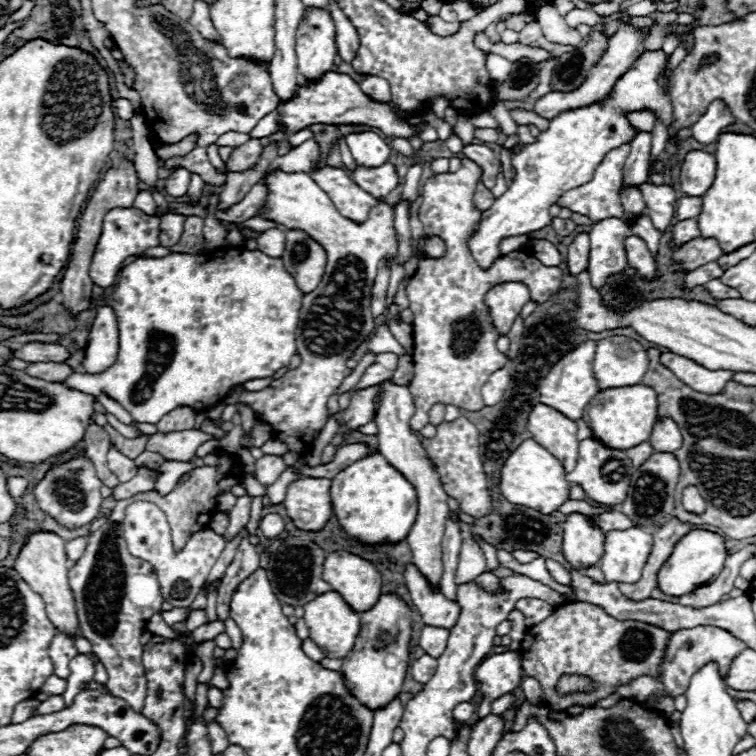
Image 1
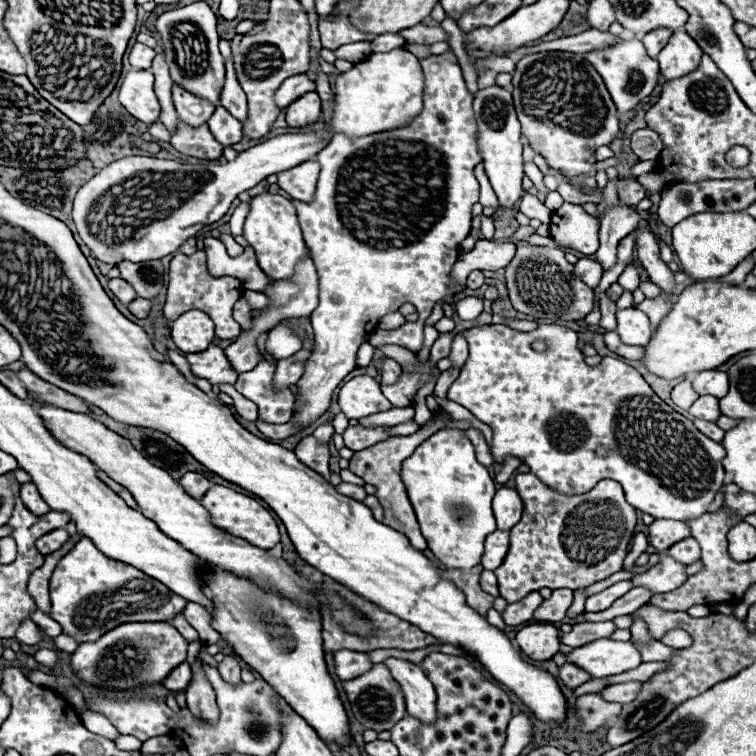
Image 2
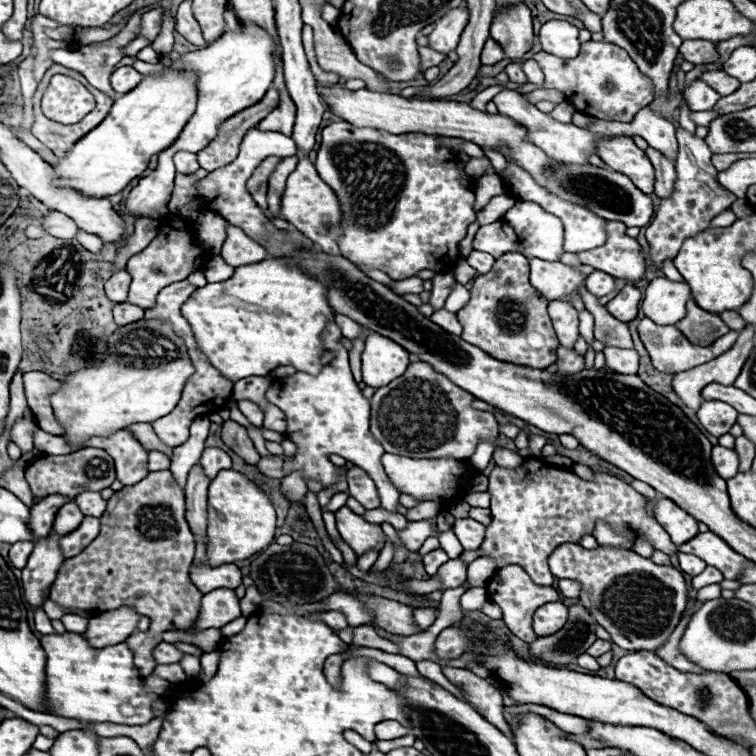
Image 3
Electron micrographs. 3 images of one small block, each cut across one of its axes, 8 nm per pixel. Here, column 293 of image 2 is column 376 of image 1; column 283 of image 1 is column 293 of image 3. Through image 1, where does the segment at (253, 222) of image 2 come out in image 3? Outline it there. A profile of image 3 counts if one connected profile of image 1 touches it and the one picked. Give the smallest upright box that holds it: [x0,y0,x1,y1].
[266,158,400,512]

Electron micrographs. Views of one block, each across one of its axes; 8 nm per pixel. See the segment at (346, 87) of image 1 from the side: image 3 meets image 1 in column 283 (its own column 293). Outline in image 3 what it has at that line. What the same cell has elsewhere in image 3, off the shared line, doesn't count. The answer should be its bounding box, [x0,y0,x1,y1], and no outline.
[258,76,296,134]

